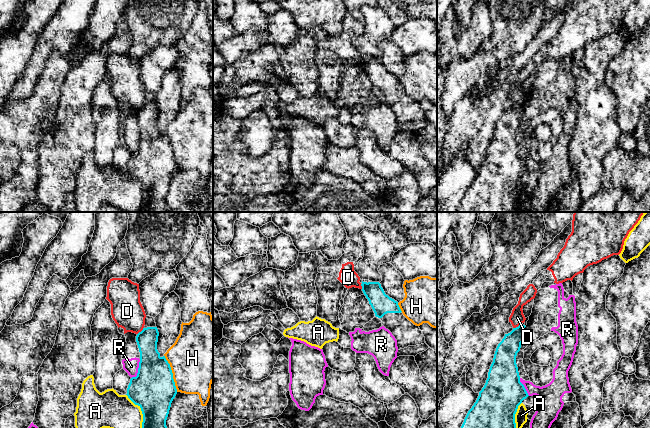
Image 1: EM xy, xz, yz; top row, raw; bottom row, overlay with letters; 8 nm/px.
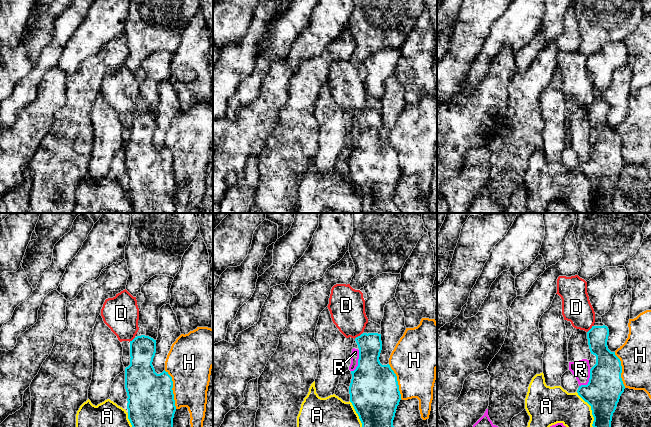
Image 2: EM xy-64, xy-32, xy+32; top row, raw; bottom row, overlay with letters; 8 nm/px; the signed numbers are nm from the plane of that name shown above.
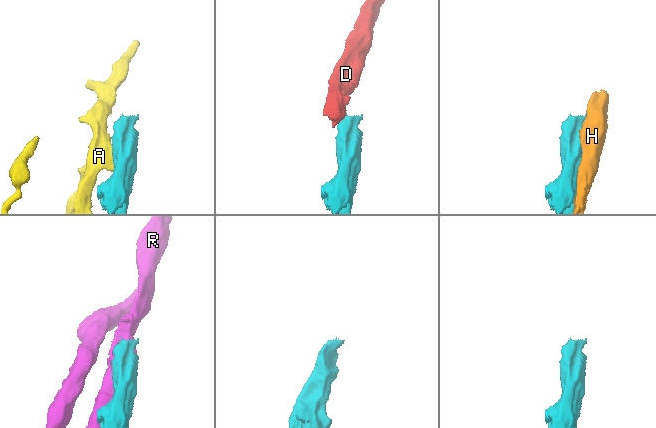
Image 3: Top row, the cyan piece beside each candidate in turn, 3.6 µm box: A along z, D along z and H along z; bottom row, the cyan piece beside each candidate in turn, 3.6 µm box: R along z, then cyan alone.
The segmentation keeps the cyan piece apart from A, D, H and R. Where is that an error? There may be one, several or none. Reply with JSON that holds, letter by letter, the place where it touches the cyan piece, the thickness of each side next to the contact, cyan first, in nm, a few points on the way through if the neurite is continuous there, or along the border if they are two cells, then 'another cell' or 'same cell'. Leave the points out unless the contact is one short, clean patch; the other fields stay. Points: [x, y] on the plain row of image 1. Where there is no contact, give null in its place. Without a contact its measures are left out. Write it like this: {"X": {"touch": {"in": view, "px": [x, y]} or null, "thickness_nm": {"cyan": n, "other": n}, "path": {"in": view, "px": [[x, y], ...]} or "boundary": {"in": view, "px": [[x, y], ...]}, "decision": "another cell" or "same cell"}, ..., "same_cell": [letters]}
{"A": {"touch": {"in": "xy", "px": [142, 189]}, "thickness_nm": {"cyan": 360, "other": 280}, "boundary": {"in": "xy", "px": [[126, 170], [140, 184], [142, 190], [140, 211]]}, "decision": "another cell"}, "D": {"touch": {"in": "yz", "px": [518, 102]}, "thickness_nm": {"cyan": 170, "other": 120}, "boundary": {"in": "yz", "px": [[521, 99], [513, 104]]}, "decision": "another cell"}, "H": {"touch": {"in": "xy", "px": [172, 149]}, "thickness_nm": {"cyan": 360, "other": 440}, "decision": "another cell"}, "R": {"touch": {"in": "xy", "px": [138, 146]}, "thickness_nm": {"cyan": 360, "other": 120}, "decision": "another cell"}, "same_cell": []}

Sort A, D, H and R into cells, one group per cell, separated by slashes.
A / D / H / R

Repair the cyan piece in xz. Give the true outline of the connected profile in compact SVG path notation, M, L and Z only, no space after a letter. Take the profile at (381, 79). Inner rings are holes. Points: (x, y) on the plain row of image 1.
M362 57L361 62L375 92L383 95L382 101L397 116L398 126L426 119L419 102L403 91L398 78L385 70L379 58Z

